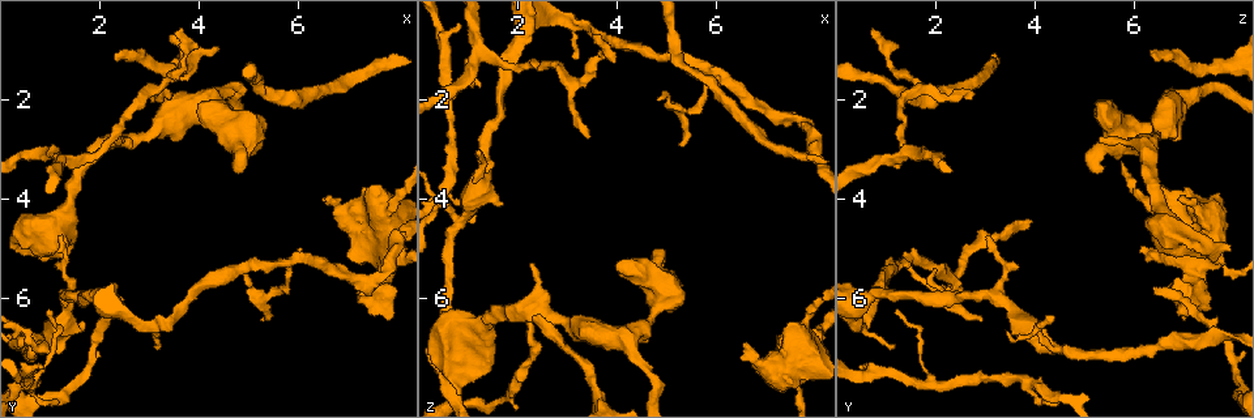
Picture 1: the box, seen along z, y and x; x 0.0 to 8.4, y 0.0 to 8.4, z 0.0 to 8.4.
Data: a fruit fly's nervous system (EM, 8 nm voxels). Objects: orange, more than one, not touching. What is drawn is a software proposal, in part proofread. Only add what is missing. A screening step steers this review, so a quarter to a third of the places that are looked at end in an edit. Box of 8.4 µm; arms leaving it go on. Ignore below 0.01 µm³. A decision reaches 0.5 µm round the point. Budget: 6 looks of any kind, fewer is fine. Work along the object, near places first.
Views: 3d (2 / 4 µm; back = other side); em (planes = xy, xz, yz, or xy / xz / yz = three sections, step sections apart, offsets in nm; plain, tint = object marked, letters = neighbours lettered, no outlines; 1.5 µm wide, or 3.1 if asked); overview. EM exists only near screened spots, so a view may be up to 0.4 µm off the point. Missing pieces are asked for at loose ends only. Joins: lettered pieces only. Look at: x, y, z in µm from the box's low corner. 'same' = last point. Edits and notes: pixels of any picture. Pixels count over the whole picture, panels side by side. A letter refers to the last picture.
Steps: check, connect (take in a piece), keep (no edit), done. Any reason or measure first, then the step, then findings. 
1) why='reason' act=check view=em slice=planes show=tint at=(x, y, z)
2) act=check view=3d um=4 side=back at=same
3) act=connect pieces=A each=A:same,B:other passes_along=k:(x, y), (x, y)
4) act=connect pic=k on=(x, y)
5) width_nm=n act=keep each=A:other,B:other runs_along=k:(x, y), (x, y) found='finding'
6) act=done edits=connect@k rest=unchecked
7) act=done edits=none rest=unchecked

why='tapers out' act=check view=em slice=xy step=8 show=letters at=(3.60, 0.60, 0.75)

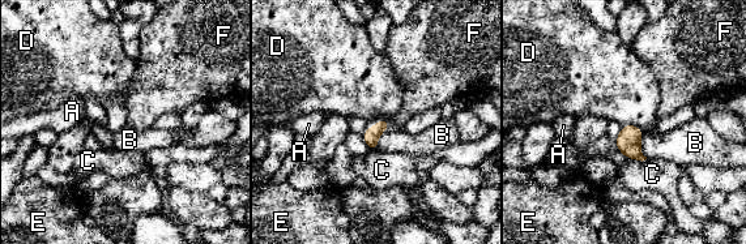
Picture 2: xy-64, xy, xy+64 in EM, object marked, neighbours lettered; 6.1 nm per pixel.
act=keep each=A:other,B:other,C:other,D:other,E:other,F:other border=2:(622, 124), (634, 124), (643, 132) found='no lettered piece goes on from it'

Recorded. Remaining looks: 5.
why='branch stops here' act=check view=em slice=planes show=tint at=(2.30, 1.20, 6.40)

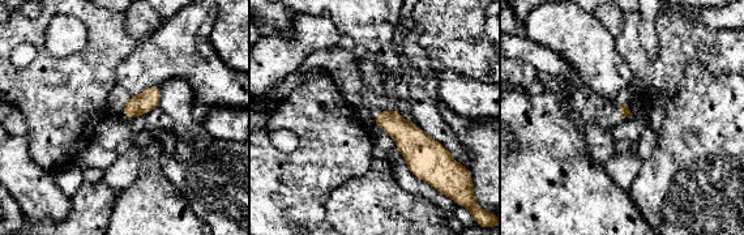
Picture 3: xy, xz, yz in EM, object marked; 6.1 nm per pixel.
why='see the neighbours' act=check view=em slice=planes show=letters at=same

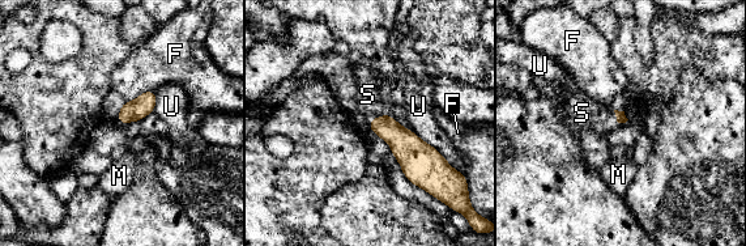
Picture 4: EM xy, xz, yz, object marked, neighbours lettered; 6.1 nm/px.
act=connect pieces=S each=F:other,M:other,S:same,U:other passes_along=4:(405, 145), (376, 118), (367, 94) found='the cell continues'

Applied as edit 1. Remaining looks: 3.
why='redraw' act=check view=overview

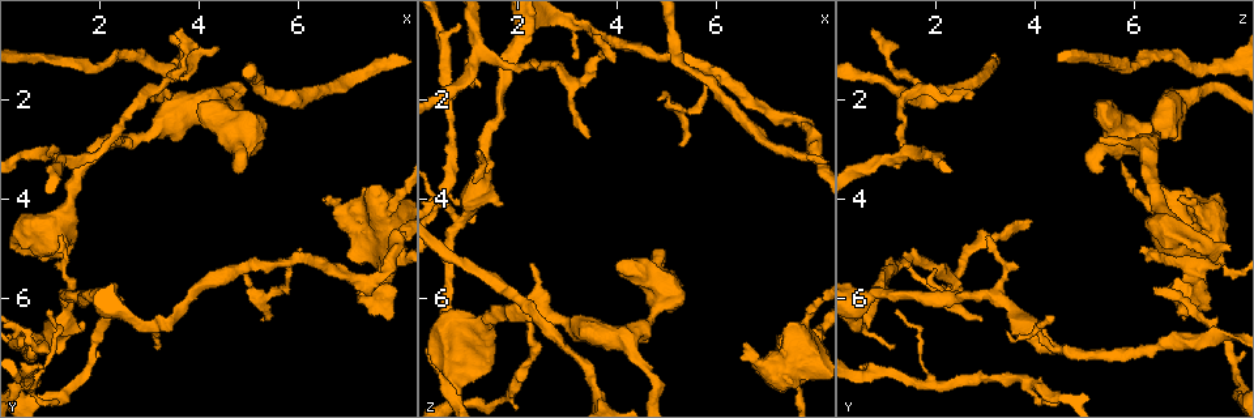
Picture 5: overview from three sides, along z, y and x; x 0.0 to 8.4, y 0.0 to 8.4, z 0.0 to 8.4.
why='free end' act=check view=em slice=planes show=tint at=(7.55, 3.70, 6.50)

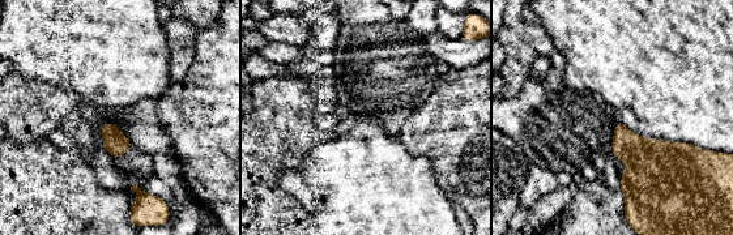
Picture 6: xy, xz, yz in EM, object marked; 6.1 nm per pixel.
act=check view=em slice=planes show=letters at=same

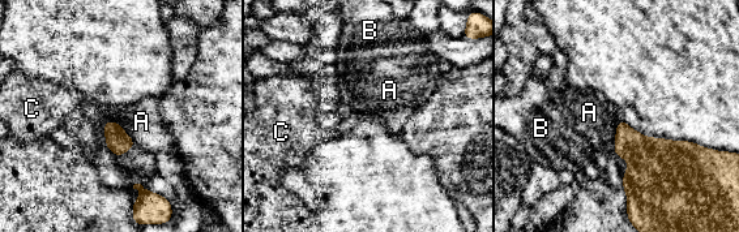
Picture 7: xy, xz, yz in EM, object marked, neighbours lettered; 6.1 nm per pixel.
longest_contact=A:220nm act=keep each=A:other,B:other,C:other found='none of them fits'

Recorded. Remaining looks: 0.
act=done edits=connect@4 rest=unchecked

